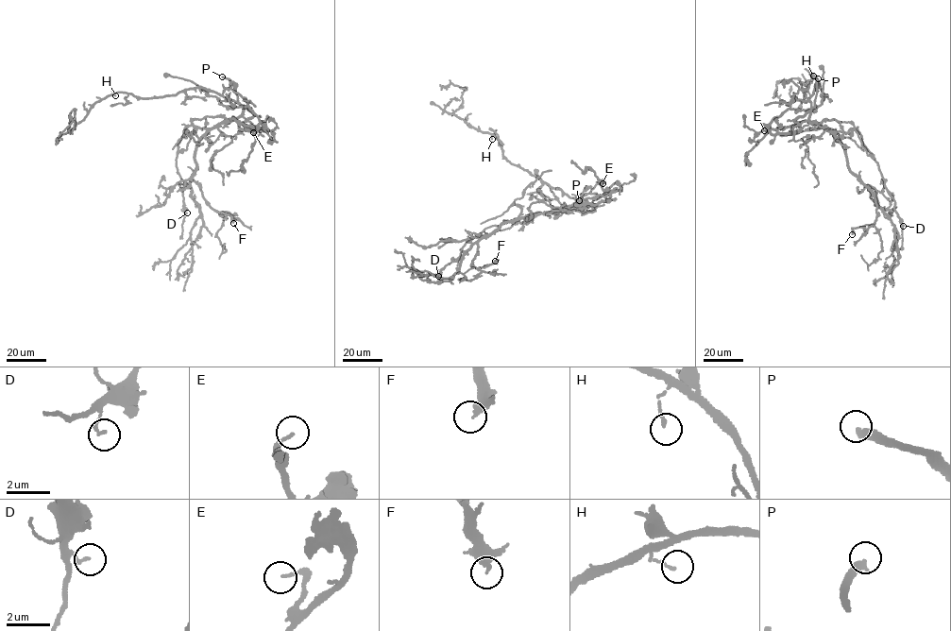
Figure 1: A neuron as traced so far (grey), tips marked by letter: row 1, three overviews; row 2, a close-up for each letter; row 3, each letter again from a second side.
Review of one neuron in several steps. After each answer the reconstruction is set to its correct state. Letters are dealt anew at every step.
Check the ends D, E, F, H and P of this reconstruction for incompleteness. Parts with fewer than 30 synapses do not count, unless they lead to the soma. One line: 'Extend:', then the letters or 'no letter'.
Extend: P

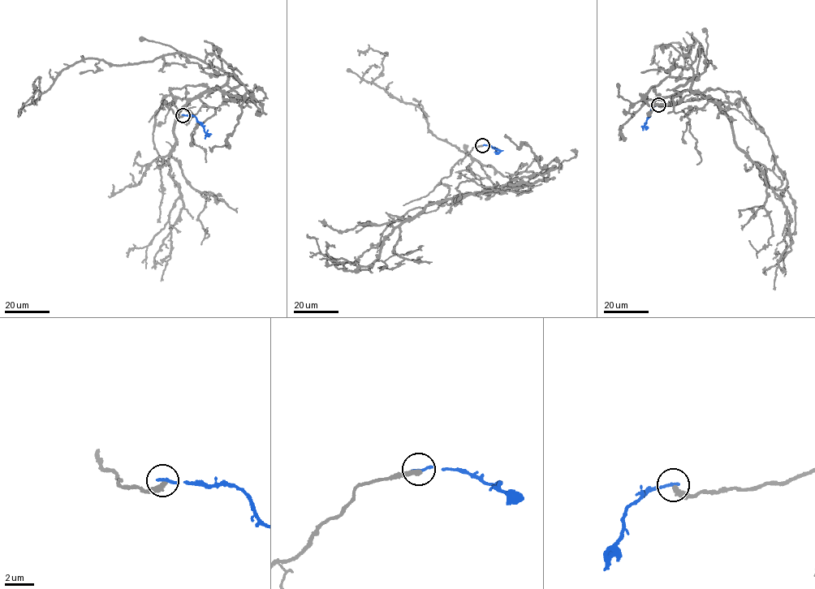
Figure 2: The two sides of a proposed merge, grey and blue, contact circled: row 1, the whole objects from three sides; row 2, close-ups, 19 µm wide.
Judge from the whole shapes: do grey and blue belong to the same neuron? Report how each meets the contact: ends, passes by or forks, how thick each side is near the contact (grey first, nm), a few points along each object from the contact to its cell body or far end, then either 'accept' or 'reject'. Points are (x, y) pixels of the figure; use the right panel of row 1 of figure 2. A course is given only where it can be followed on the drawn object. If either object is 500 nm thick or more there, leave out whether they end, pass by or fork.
grey ends; blue ends; calibres 380 and 220 nm; course grey (658, 105), (707, 97), (725, 113), (691, 90), (692, 36), (684, 60), (677, 43), (654, 49), (657, 72); course blue (658, 105), (652, 107), (643, 126), (647, 128); reject

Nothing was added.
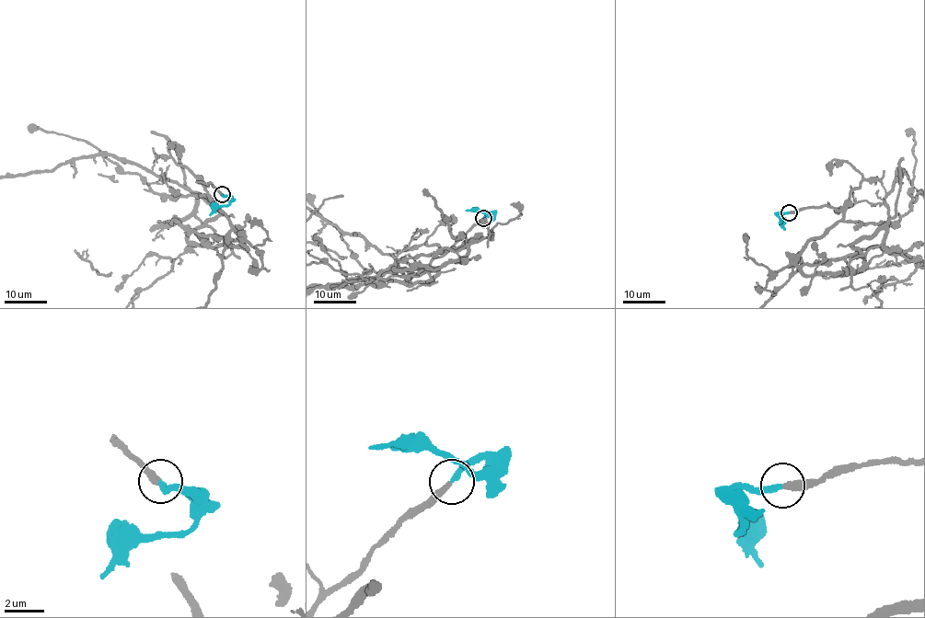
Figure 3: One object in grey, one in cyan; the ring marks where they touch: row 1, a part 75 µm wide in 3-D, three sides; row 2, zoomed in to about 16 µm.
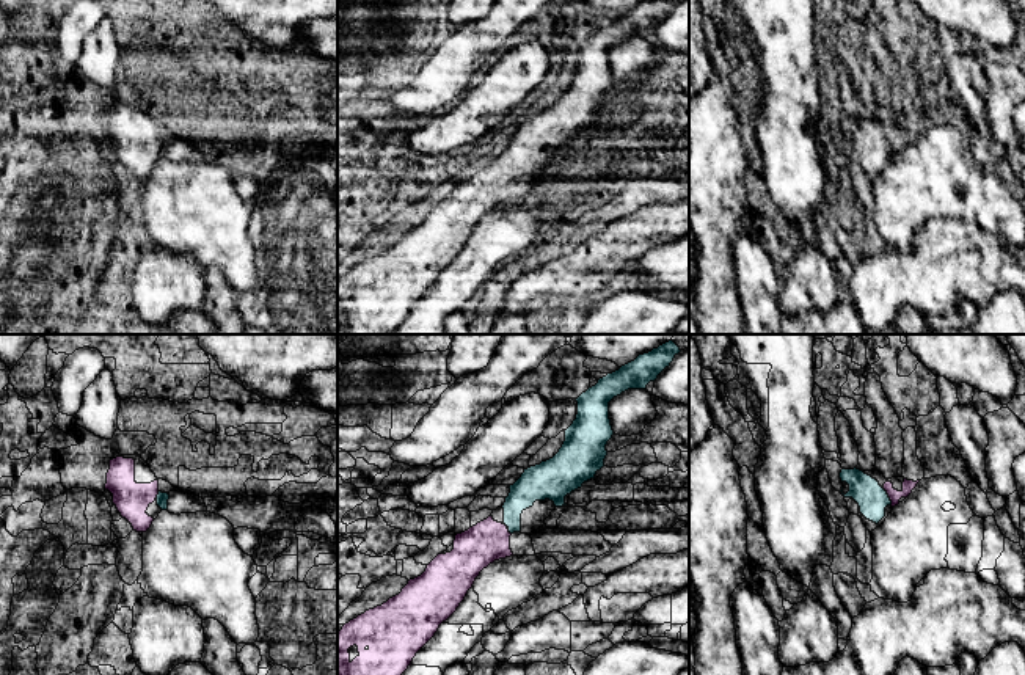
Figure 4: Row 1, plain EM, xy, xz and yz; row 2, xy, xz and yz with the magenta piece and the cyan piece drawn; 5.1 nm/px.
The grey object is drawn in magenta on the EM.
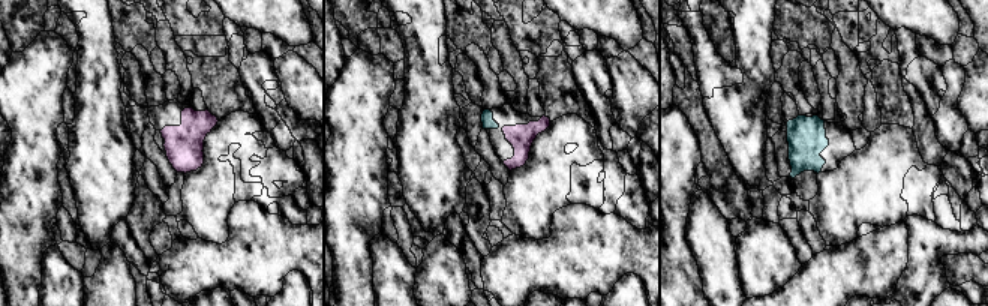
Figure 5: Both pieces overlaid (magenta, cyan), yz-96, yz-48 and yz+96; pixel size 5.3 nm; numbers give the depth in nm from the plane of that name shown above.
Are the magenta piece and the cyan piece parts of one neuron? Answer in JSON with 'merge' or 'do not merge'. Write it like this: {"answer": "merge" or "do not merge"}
{"answer": "merge"}

